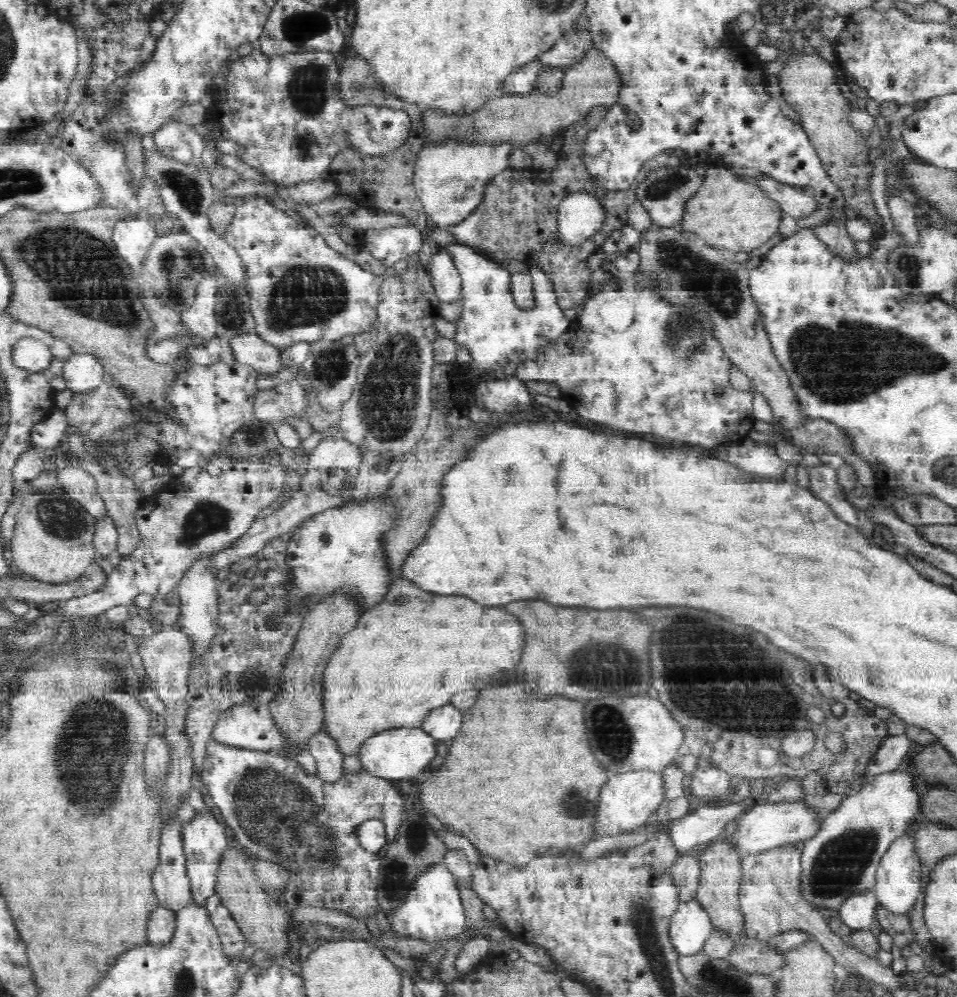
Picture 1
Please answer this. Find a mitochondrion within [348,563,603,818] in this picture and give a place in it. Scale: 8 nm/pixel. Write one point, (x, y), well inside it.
(401, 601)

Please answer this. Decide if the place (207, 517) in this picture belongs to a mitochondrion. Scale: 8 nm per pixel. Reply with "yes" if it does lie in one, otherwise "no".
yes

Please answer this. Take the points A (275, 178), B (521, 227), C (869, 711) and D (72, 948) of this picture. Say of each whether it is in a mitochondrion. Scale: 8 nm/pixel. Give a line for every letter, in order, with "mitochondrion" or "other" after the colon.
A: other
B: mitochondrion
C: other
D: other

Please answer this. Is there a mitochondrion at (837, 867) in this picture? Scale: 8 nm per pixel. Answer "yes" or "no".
yes

